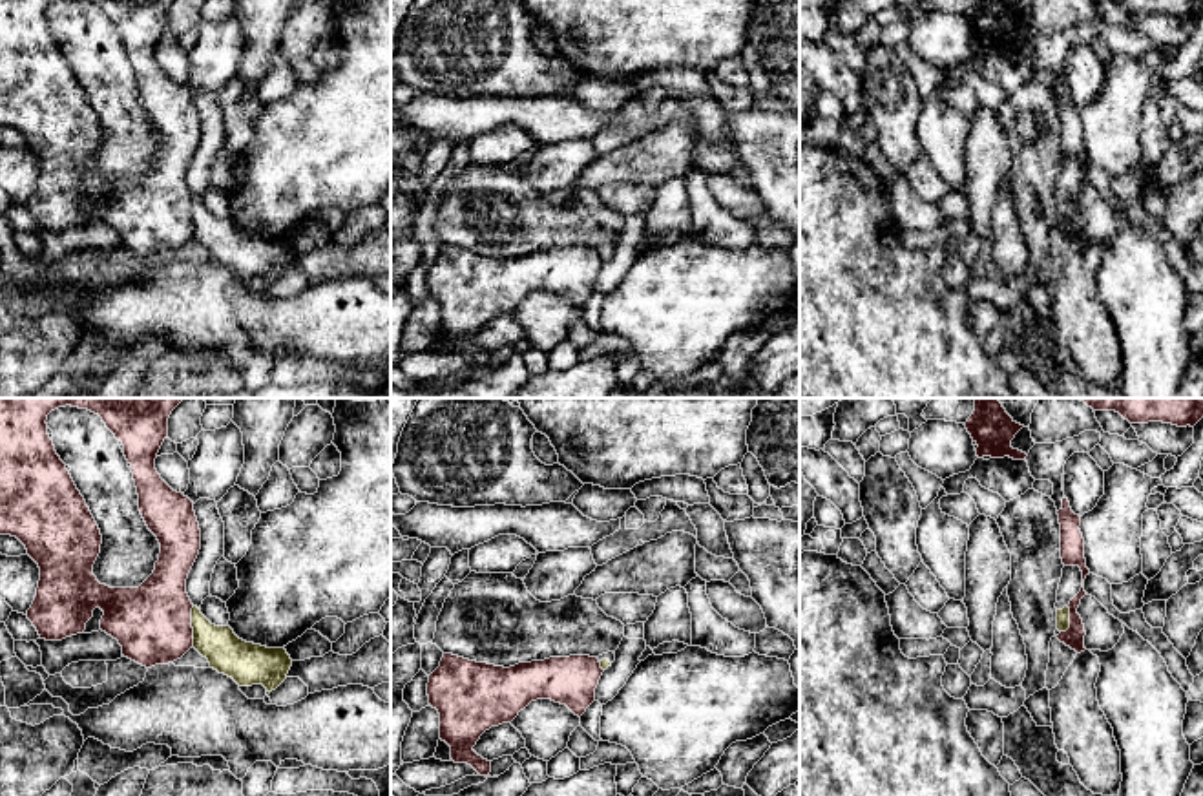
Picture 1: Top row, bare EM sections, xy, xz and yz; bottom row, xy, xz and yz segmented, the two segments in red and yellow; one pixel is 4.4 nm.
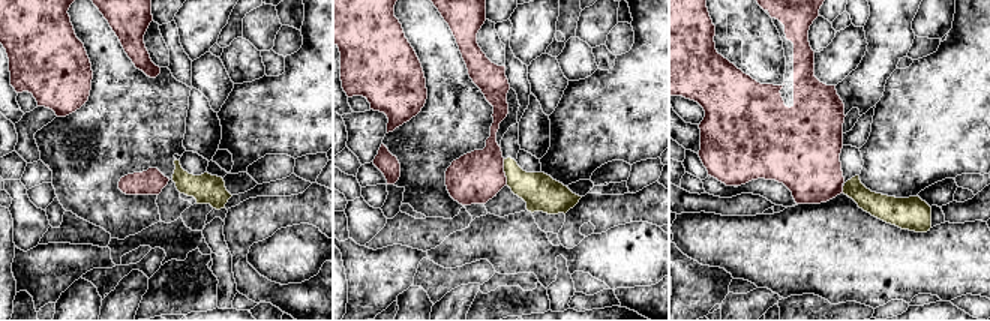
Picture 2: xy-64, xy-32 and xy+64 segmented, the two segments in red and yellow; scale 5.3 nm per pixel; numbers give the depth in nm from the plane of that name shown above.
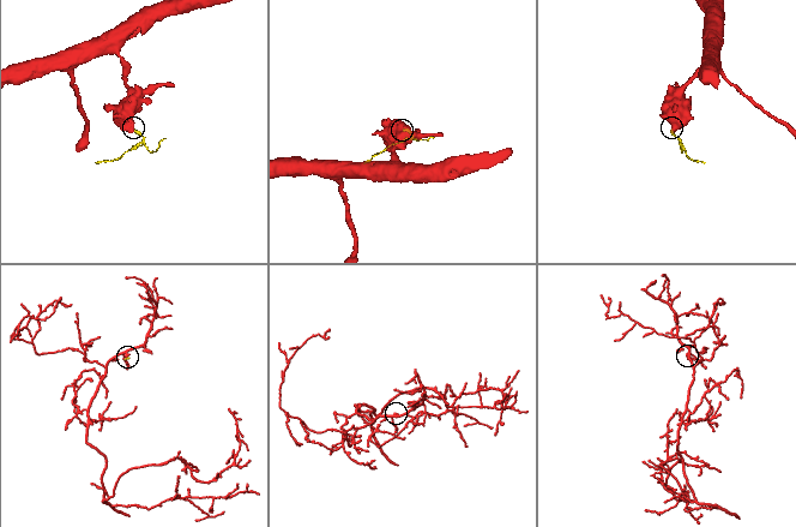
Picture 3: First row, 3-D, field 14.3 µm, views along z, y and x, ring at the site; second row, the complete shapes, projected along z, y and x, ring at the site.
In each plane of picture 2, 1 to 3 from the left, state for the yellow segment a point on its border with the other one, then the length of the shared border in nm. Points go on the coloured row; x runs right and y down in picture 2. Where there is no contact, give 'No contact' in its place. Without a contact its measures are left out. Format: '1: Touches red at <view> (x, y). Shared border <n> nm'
1: No contact
2: Touches red at xy-32 (504, 173). Shared border 150 nm
3: Touches red at xy+64 (842, 189). Shared border 40 nm

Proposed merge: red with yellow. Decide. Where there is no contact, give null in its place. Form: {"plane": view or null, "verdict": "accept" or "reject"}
{"plane": "xy", "verdict": "reject"}

